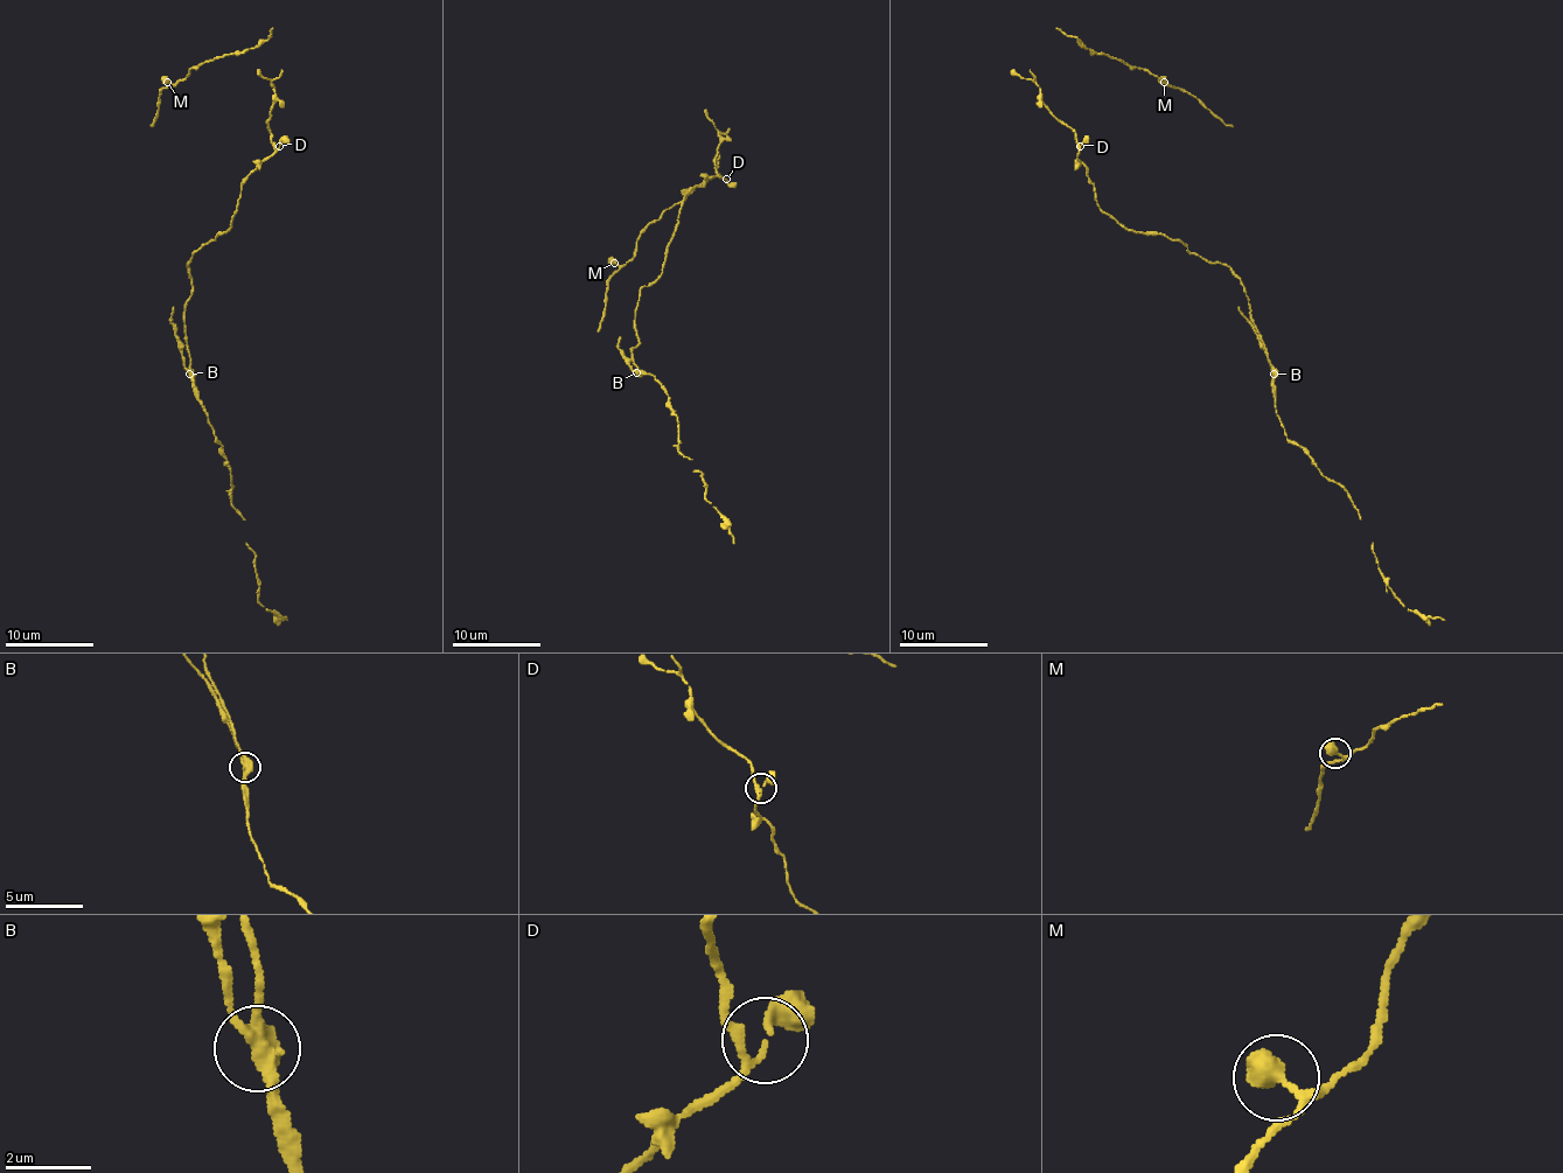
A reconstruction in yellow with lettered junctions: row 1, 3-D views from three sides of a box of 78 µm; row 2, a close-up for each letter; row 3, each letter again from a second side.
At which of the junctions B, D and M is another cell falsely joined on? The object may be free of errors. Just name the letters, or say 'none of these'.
B

